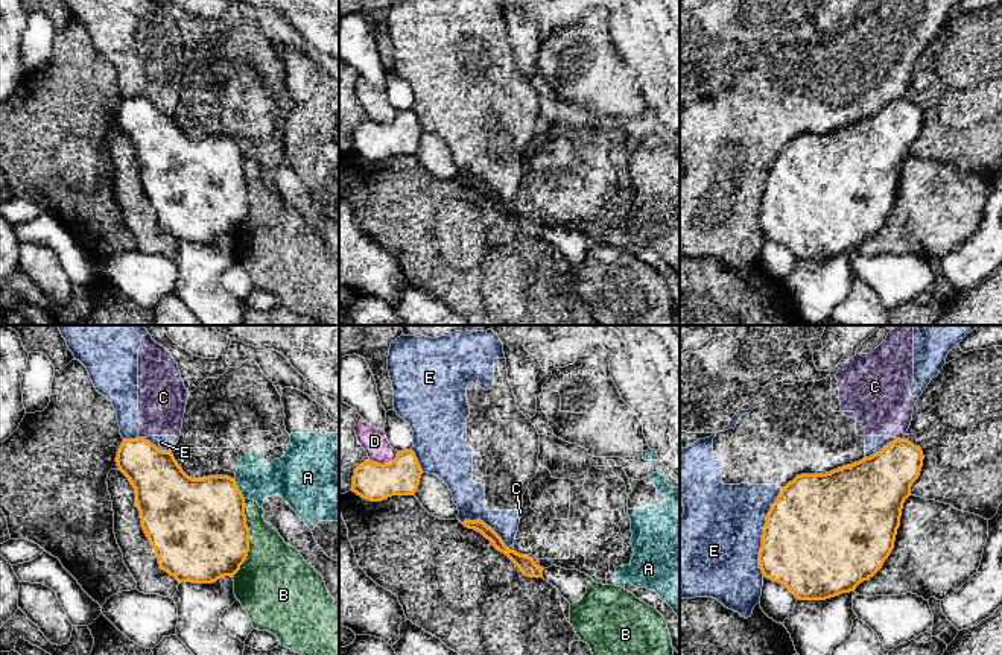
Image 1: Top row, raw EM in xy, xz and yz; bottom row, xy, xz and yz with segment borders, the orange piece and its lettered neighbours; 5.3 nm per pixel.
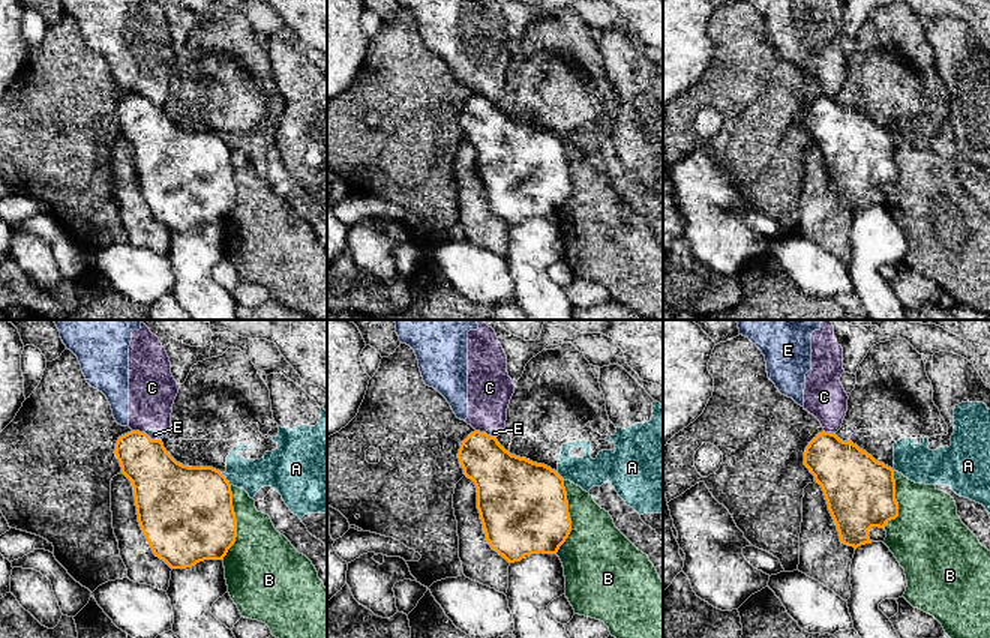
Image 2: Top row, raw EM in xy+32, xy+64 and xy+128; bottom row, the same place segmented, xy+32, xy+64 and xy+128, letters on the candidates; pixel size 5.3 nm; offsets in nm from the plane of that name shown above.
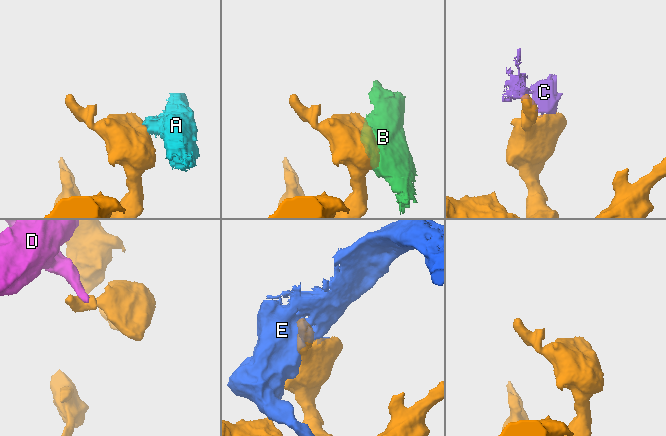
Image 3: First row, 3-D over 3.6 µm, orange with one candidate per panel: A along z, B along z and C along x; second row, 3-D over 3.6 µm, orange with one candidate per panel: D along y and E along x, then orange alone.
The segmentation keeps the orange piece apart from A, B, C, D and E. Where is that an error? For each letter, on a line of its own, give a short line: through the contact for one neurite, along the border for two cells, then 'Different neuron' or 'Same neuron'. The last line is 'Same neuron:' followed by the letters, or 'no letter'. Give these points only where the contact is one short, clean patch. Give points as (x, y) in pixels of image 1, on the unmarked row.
A: Line: xy (233, 139), (244, 158). Different neuron
B: Different neuron
C: Different neuron
D: Different neuron
E: Different neuron
Same neuron: no letter

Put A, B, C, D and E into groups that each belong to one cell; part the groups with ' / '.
A / B / C E / D

